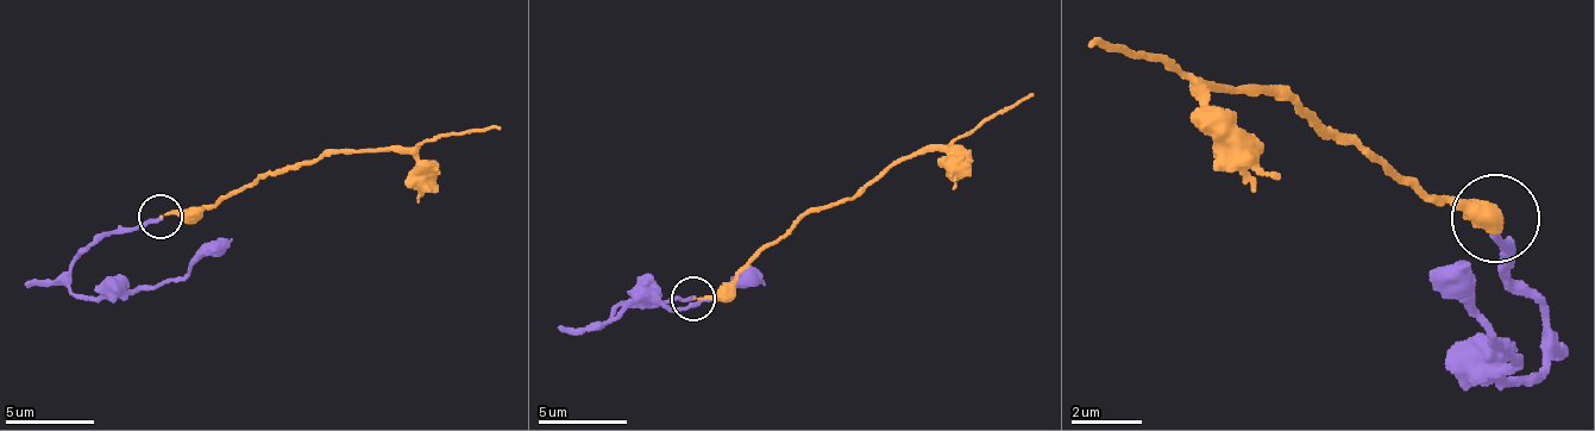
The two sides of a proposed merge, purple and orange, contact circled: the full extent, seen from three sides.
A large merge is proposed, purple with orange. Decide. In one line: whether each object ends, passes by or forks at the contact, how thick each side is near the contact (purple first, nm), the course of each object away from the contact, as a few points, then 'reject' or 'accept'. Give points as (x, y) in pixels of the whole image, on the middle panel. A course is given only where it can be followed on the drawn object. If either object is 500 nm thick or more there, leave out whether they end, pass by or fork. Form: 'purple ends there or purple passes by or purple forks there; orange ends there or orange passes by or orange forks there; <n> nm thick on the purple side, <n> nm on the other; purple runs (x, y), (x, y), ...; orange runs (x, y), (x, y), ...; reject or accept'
purple ends there; orange ends there; 220 nm thick on the purple side, 160 nm on the other; purple runs (694, 298), (632, 306), (601, 324), (614, 319), (632, 301), (685, 306), (711, 301), (739, 283), (765, 283); orange runs (694, 298), (716, 298), (810, 213), (846, 204), (903, 160), (948, 150), (961, 137), (1033, 93); accept

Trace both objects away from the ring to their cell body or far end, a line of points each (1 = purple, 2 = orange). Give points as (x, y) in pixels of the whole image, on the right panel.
1: (1493, 225), (1537, 304), (1546, 357), (1537, 375), (1502, 375), (1511, 366), (1467, 295), (1467, 260)
2: (1493, 216), (1467, 216), (1326, 127), (1308, 110), (1273, 93), (1203, 93), (1176, 66), (1088, 49)

